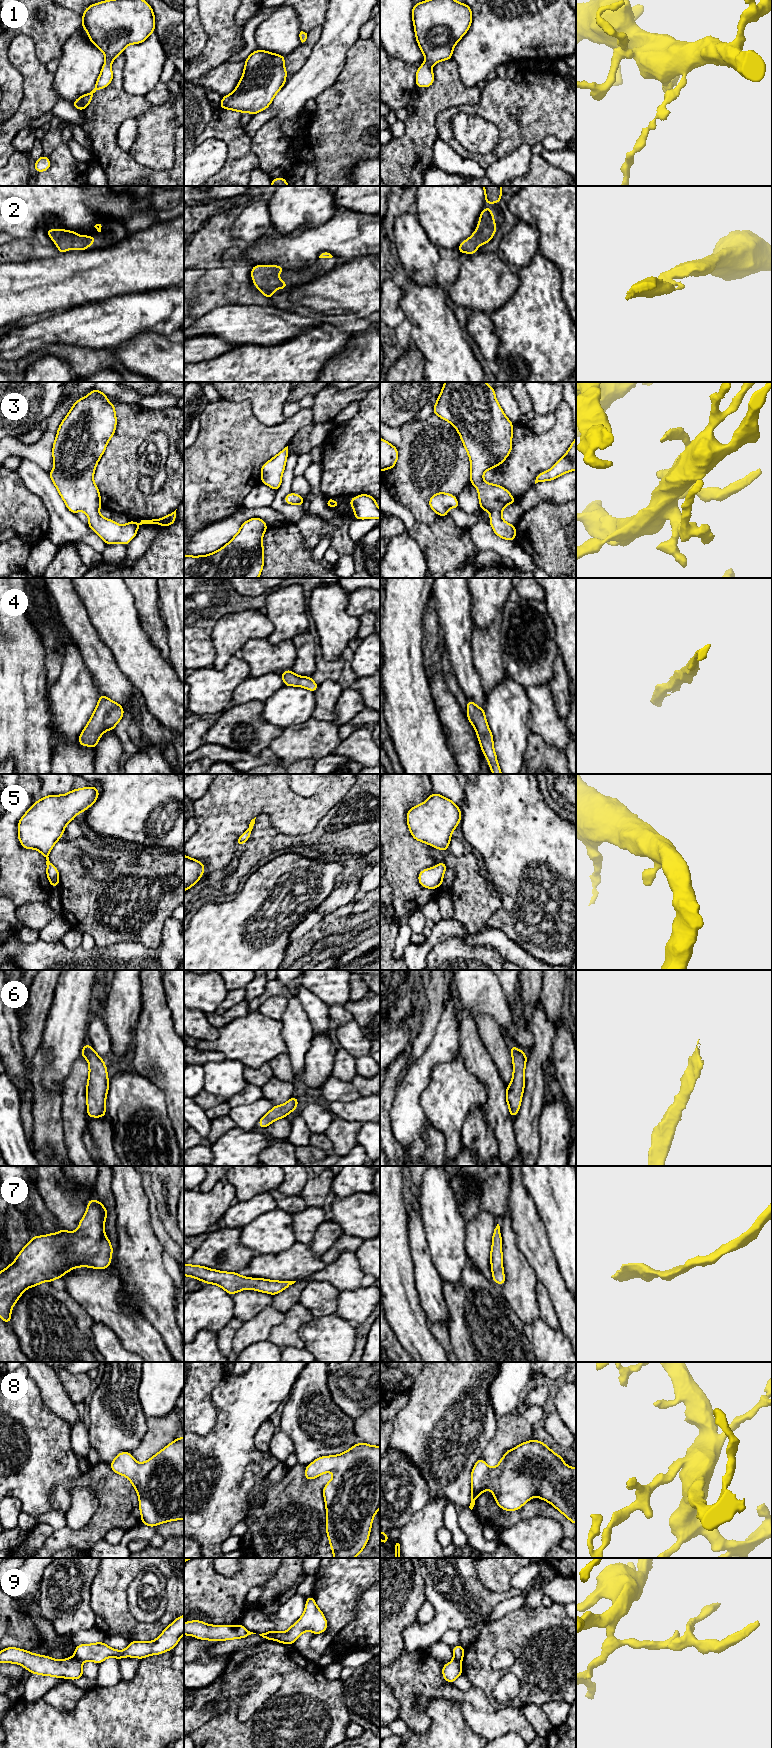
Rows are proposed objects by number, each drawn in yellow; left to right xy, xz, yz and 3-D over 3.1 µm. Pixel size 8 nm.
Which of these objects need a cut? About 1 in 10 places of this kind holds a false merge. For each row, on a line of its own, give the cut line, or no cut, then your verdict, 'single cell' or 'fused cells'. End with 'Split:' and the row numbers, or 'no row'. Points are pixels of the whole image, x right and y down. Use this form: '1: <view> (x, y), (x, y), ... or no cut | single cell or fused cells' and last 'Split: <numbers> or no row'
1: no cut | single cell
2: no cut | single cell
3: no cut | single cell
4: no cut | single cell
5: no cut | single cell
6: no cut | single cell
7: no cut | single cell
8: no cut | single cell
9: xy (74, 1656), (81, 1662) | fused cells
Split: 9

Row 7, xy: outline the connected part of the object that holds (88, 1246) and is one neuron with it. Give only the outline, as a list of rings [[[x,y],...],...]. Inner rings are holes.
[[[90,1199],[86,1213],[80,1220],[78,1229],[68,1232],[61,1227],[56,1233],[33,1236],[31,1241],[17,1255],[15,1261],[0,1272],[0,1318],[10,1324],[11,1310],[23,1292],[42,1282],[53,1282],[76,1267],[105,1269],[111,1266],[113,1247],[105,1235],[104,1223],[107,1208],[100,1201]]]

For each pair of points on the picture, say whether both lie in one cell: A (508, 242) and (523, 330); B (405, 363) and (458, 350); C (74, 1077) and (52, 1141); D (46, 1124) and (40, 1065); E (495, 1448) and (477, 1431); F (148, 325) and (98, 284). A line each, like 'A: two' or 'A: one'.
A: one
B: two
C: two
D: one
E: two
F: one

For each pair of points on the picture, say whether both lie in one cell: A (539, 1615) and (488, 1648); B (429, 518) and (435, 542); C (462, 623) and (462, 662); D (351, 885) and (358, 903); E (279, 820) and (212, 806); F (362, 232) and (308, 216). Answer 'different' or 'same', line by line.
A: same
B: different
C: same
D: different
E: same
F: different

